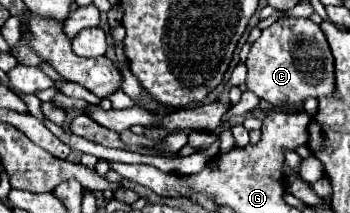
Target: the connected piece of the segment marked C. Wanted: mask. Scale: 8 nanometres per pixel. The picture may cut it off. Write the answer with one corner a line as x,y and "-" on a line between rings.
284,16
252,44
246,58
248,90
272,106
300,106
308,96
320,98
334,92
334,58
324,32
310,18

